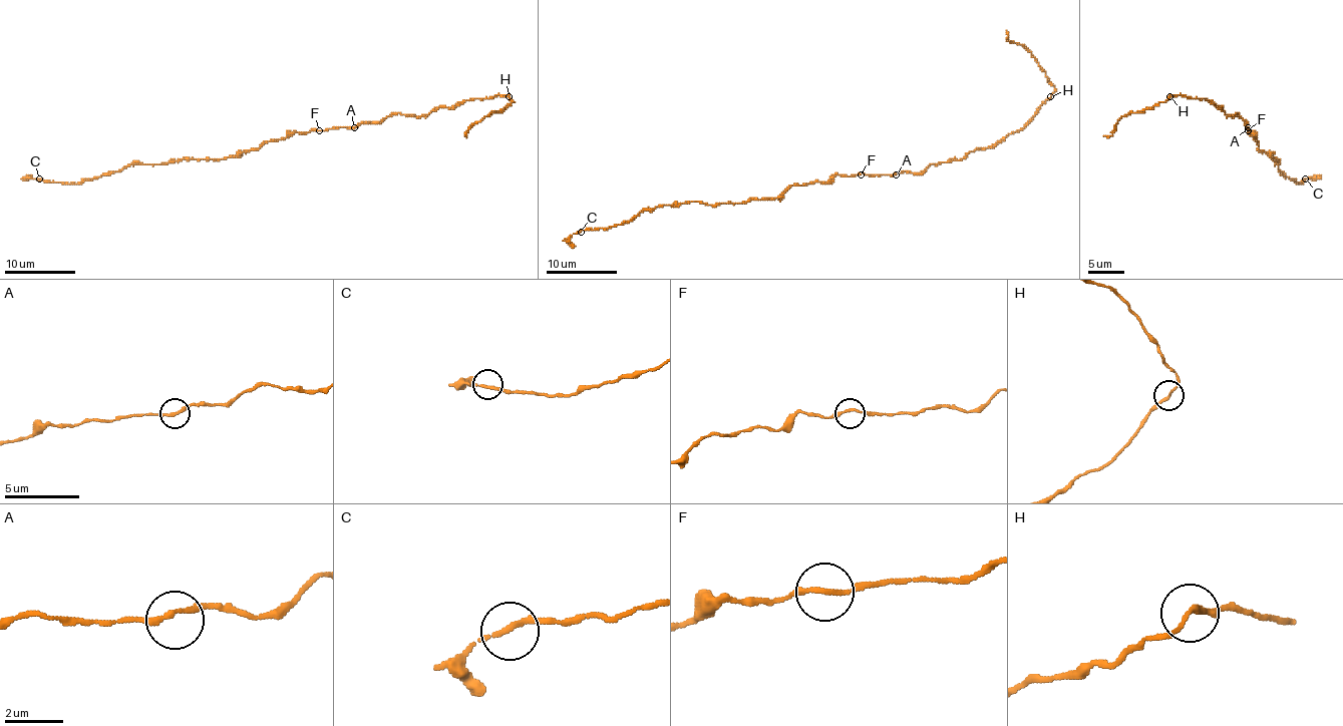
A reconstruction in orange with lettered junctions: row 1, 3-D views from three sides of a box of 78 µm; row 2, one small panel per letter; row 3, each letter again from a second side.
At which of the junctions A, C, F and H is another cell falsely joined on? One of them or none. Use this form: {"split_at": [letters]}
{"split_at": ["H"]}

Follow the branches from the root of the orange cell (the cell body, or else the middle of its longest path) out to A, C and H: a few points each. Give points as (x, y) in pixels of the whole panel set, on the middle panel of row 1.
A: (859, 172), (896, 174)
C: (859, 172), (792, 186), (776, 198), (717, 205), (698, 202), (661, 205), (645, 209), (620, 225), (581, 232)
H: (859, 172), (923, 172), (932, 163), (962, 160), (974, 149), (994, 147), (1010, 133), (1019, 131), (1051, 96)

